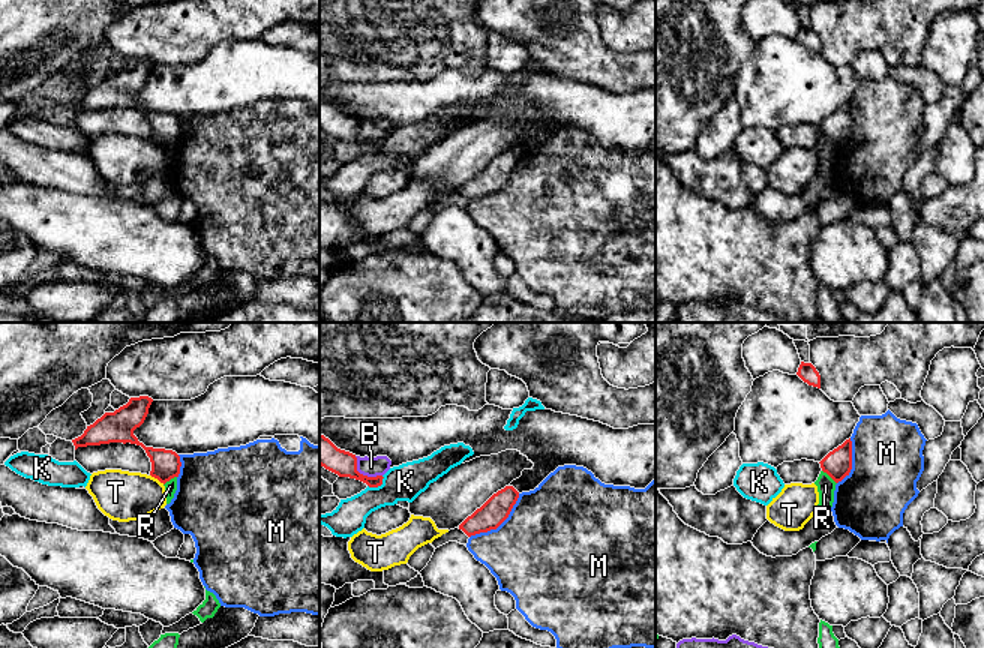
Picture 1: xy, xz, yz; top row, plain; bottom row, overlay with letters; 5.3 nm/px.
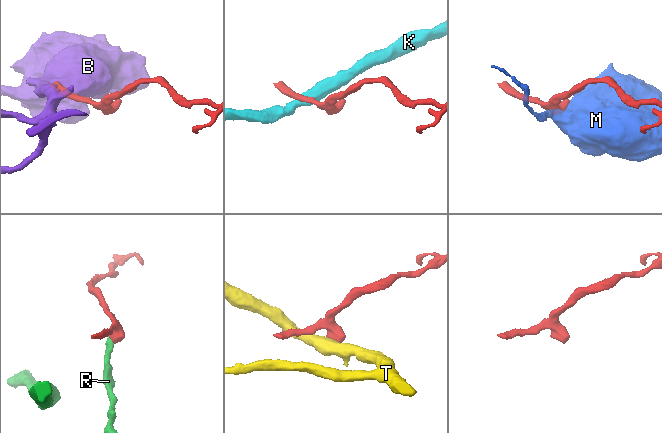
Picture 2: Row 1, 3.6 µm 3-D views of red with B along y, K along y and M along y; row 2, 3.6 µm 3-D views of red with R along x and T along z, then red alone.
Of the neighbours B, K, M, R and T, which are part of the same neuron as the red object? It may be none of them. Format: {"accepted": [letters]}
{"accepted": []}

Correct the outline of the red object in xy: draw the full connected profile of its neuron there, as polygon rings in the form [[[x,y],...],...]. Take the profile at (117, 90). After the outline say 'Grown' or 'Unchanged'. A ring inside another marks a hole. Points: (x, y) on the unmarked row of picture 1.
[[[148,60],[130,62],[129,66],[114,76],[105,76],[93,88],[87,90],[84,98],[72,104],[75,114],[78,111],[100,110],[110,106],[130,106],[141,110],[152,126],[150,140],[160,147],[166,147],[180,138],[180,120],[172,114],[146,111],[134,99],[140,92],[152,69],[153,63]]]. Unchanged

